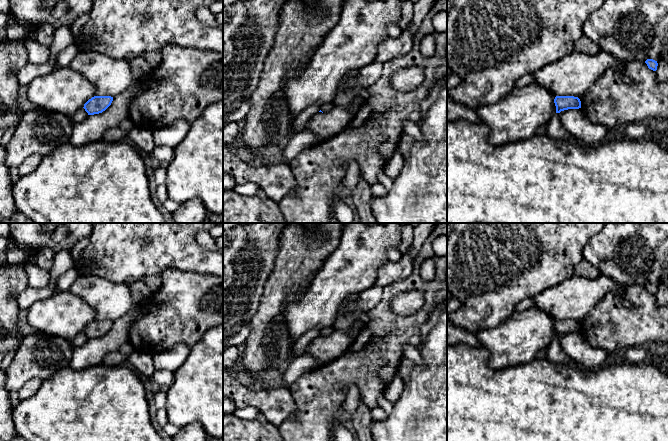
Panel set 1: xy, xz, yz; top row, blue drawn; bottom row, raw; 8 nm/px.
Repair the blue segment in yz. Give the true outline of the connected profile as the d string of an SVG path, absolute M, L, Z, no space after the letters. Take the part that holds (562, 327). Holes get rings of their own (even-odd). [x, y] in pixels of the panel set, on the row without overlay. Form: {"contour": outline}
{"contour": "M556 320L554 323L556 330L556 337L568 333L579 333L581 332L581 325L578 321L574 320Z"}

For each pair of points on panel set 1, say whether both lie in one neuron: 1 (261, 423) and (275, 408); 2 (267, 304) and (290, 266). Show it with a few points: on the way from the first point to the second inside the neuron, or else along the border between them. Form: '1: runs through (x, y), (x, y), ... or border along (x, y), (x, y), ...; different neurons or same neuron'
1: border along (260, 412), (278, 427); different neurons
2: runs through (275, 295), (290, 275); same neuron

